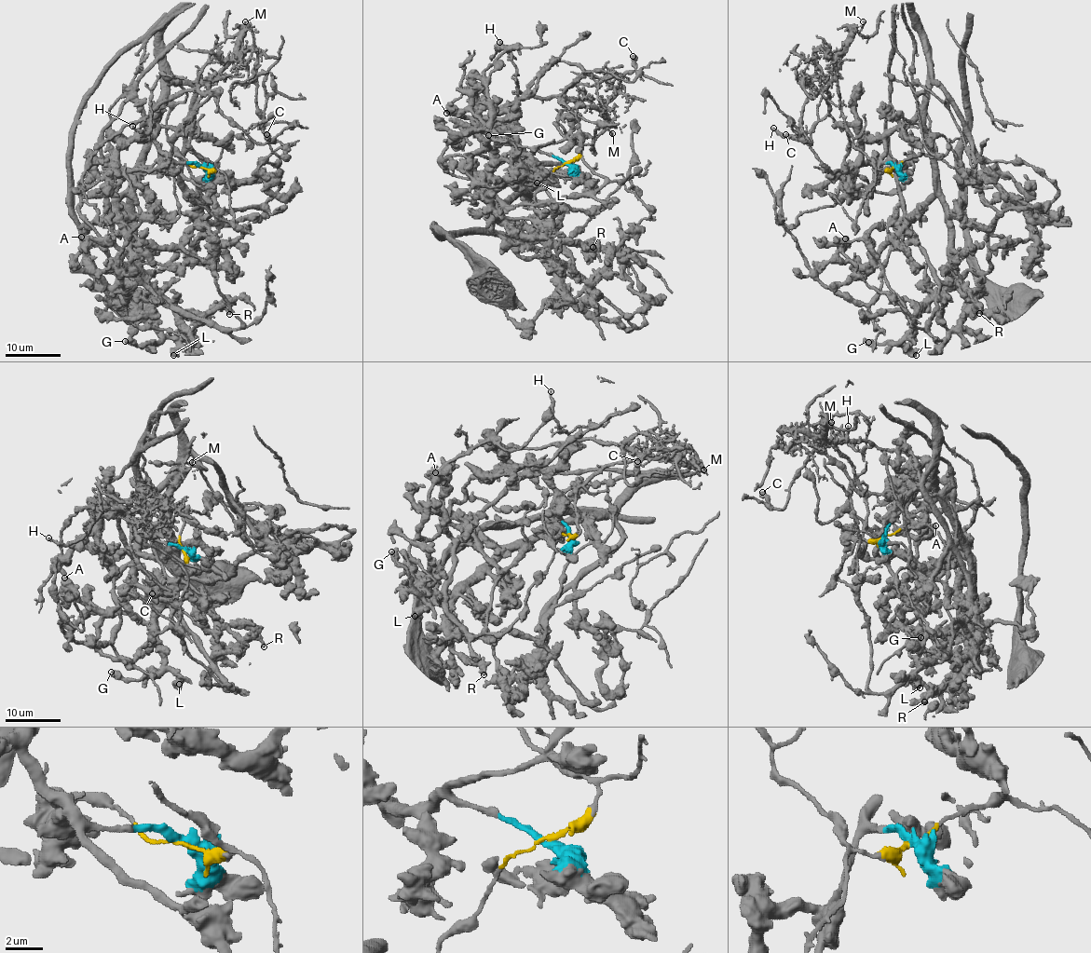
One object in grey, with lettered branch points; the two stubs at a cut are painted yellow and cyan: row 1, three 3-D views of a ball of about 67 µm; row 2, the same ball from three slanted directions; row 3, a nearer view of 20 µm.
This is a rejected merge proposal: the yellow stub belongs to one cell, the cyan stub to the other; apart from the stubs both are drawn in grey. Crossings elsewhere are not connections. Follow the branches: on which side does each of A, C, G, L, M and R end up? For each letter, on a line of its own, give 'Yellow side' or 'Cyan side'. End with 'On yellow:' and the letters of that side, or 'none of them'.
A: Cyan side
C: Yellow side
G: Cyan side
L: Cyan side
M: Yellow side
R: Cyan side
On yellow: C, M

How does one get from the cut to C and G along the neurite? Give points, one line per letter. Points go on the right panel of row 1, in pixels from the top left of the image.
C: (894, 167), (879, 170), (854, 146), (836, 83), (830, 82), (808, 96), (801, 129), (811, 143), (785, 134)
G: (894, 167), (882, 160), (885, 140), (918, 120), (948, 229), (948, 277), (901, 339), (875, 346), (869, 342)

